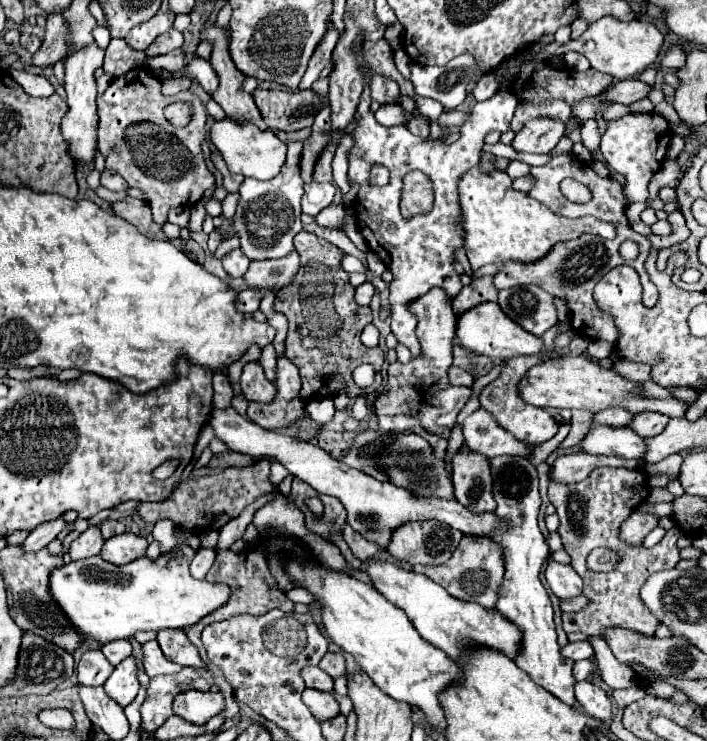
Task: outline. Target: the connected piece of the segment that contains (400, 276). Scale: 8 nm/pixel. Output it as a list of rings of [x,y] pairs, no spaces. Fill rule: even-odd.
[[[358,36],[354,40],[354,54],[358,56],[358,64],[364,72],[364,92],[360,96],[360,104],[358,104],[358,110],[356,110],[356,128],[350,132],[352,138],[354,138],[354,146],[350,148],[348,152],[348,184],[356,182],[360,188],[358,188],[358,194],[356,194],[356,200],[354,200],[354,210],[356,210],[356,218],[358,218],[358,228],[368,244],[368,248],[380,258],[380,262],[392,272],[392,282],[390,282],[390,306],[392,306],[392,332],[394,336],[398,338],[400,344],[408,346],[412,356],[418,356],[418,338],[416,338],[416,324],[418,324],[418,318],[416,314],[410,312],[408,304],[414,302],[416,298],[420,298],[422,294],[426,294],[430,288],[442,288],[446,292],[446,298],[448,300],[454,300],[458,296],[458,292],[462,290],[462,282],[460,282],[460,274],[456,272],[454,268],[454,252],[458,248],[464,246],[464,230],[462,230],[462,212],[460,212],[460,198],[458,198],[458,182],[462,178],[464,172],[468,172],[470,168],[474,168],[480,160],[480,154],[482,154],[482,144],[484,144],[484,136],[492,130],[498,130],[498,132],[508,132],[510,130],[510,120],[512,120],[512,114],[514,114],[514,108],[518,106],[518,100],[514,96],[514,92],[510,88],[500,88],[490,100],[484,100],[484,102],[478,102],[474,108],[472,108],[472,114],[468,118],[468,122],[462,126],[462,136],[460,140],[452,142],[452,144],[442,144],[440,140],[424,140],[424,138],[418,138],[414,136],[408,128],[402,128],[402,126],[382,126],[376,122],[372,110],[370,110],[370,104],[372,104],[372,98],[370,98],[370,80],[374,76],[372,70],[368,70],[364,58],[360,56],[360,46],[364,42],[364,36]],[[376,164],[382,164],[390,170],[390,184],[380,188],[380,186],[370,186],[370,168],[376,166]],[[412,170],[420,170],[424,172],[430,182],[432,182],[432,190],[434,190],[434,208],[430,214],[420,214],[412,220],[404,220],[402,214],[400,214],[400,200],[402,200],[402,186],[404,186],[404,176]]]

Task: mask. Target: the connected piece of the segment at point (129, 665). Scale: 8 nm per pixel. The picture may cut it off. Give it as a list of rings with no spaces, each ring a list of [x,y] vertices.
[[[126,658],[122,664],[114,668],[110,678],[104,684],[104,690],[110,700],[114,700],[118,706],[128,706],[136,694],[138,694],[138,678],[136,678],[136,662],[134,658]]]

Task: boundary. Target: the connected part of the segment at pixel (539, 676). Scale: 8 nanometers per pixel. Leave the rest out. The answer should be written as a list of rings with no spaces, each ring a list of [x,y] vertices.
[[[496,456],[490,460],[492,472],[492,494],[496,500],[496,514],[500,520],[508,524],[506,530],[496,530],[492,540],[504,552],[504,580],[498,588],[496,610],[504,614],[508,620],[522,628],[522,650],[516,660],[516,666],[522,668],[538,686],[554,694],[564,704],[574,704],[574,684],[576,678],[572,674],[574,662],[560,654],[560,646],[556,640],[554,628],[554,612],[552,602],[546,588],[540,582],[540,568],[546,558],[550,558],[550,548],[546,544],[544,534],[538,528],[538,474],[536,468],[520,456]]]

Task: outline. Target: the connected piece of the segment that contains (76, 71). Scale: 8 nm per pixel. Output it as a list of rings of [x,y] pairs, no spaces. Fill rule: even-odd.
[[[92,42],[74,54],[64,58],[64,90],[68,96],[68,112],[62,118],[62,134],[68,140],[70,154],[76,162],[92,162],[96,150],[96,132],[98,132],[98,116],[96,116],[96,68],[102,66],[104,50]]]

